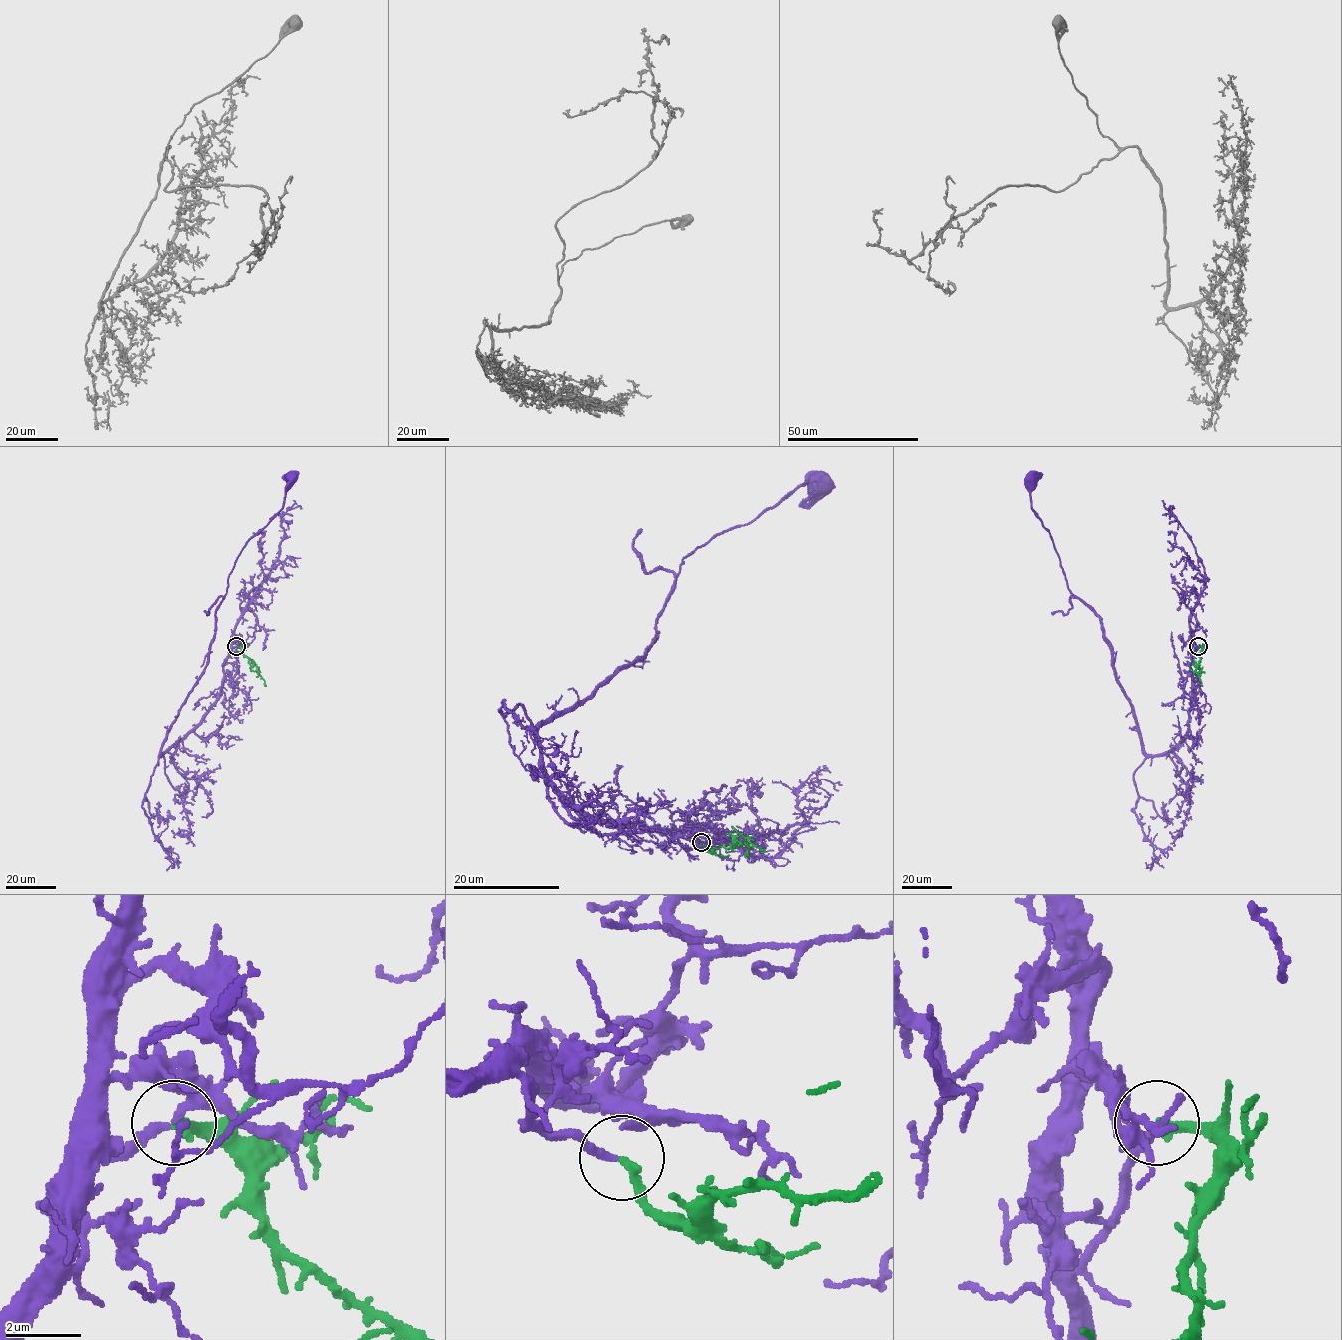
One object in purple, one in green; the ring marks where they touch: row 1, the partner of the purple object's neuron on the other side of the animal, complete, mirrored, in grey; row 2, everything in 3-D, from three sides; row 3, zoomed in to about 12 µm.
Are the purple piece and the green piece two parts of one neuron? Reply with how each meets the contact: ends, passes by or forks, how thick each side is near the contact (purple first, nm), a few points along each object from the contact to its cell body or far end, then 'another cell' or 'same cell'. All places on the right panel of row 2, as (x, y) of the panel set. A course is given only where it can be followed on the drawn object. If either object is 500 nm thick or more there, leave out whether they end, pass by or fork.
purple passes by; green ends there; 170 nm thick on the purple side, 280 nm on the other; purple runs (1198, 646), (1187, 735), (1162, 754), (1147, 754), (1101, 620), (1068, 589), (1048, 531), (1031, 506), (1030, 477); green runs (1198, 646), (1201, 651), (1195, 671), (1202, 686); same cell

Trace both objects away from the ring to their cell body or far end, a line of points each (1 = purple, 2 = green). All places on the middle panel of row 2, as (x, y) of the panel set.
1: (700, 843), (575, 808), (544, 767), (537, 728), (647, 652), (684, 557), (822, 482)
2: (702, 843), (711, 851), (718, 847), (732, 848), (747, 837), (764, 851), (762, 852)

